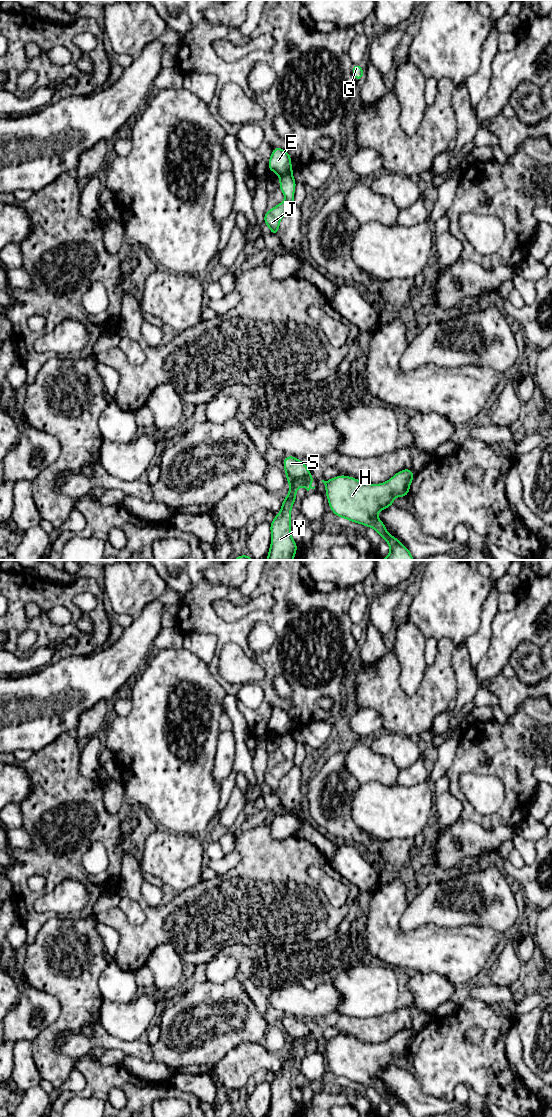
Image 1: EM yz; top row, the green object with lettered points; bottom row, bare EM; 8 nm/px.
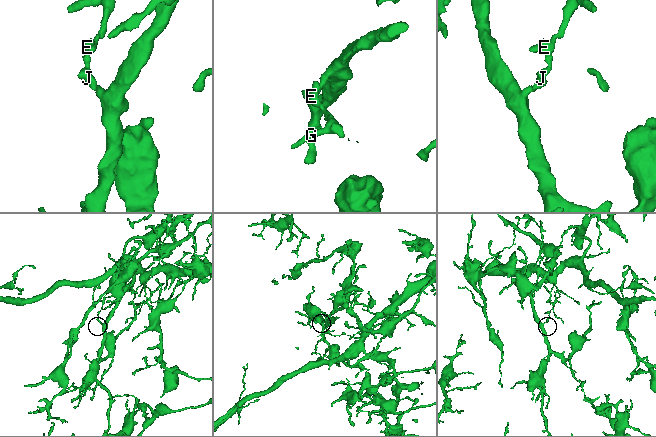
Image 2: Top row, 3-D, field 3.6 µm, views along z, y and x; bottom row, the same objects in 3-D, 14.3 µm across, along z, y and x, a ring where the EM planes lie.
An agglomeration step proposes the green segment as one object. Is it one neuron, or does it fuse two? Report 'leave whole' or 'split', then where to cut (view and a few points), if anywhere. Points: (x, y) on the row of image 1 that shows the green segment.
split; cut yz (291, 173), (280, 177)

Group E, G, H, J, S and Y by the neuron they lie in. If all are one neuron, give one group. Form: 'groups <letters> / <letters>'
groups E G / H J S Y

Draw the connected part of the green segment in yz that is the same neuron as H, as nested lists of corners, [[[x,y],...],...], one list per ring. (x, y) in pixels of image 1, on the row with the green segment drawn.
[[[403,469],[383,484],[368,484],[353,477],[340,475],[330,480],[321,482],[326,487],[326,496],[331,511],[349,521],[375,529],[379,535],[389,544],[390,554],[382,560],[414,560],[410,551],[397,538],[386,531],[384,523],[376,516],[381,509],[387,509],[394,502],[394,496],[406,497],[409,494],[409,486],[414,478],[411,469]]]

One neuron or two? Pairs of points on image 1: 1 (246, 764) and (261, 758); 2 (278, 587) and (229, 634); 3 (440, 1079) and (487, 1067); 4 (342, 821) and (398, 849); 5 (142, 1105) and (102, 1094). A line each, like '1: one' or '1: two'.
1: two
2: one
3: one
4: one
5: one

